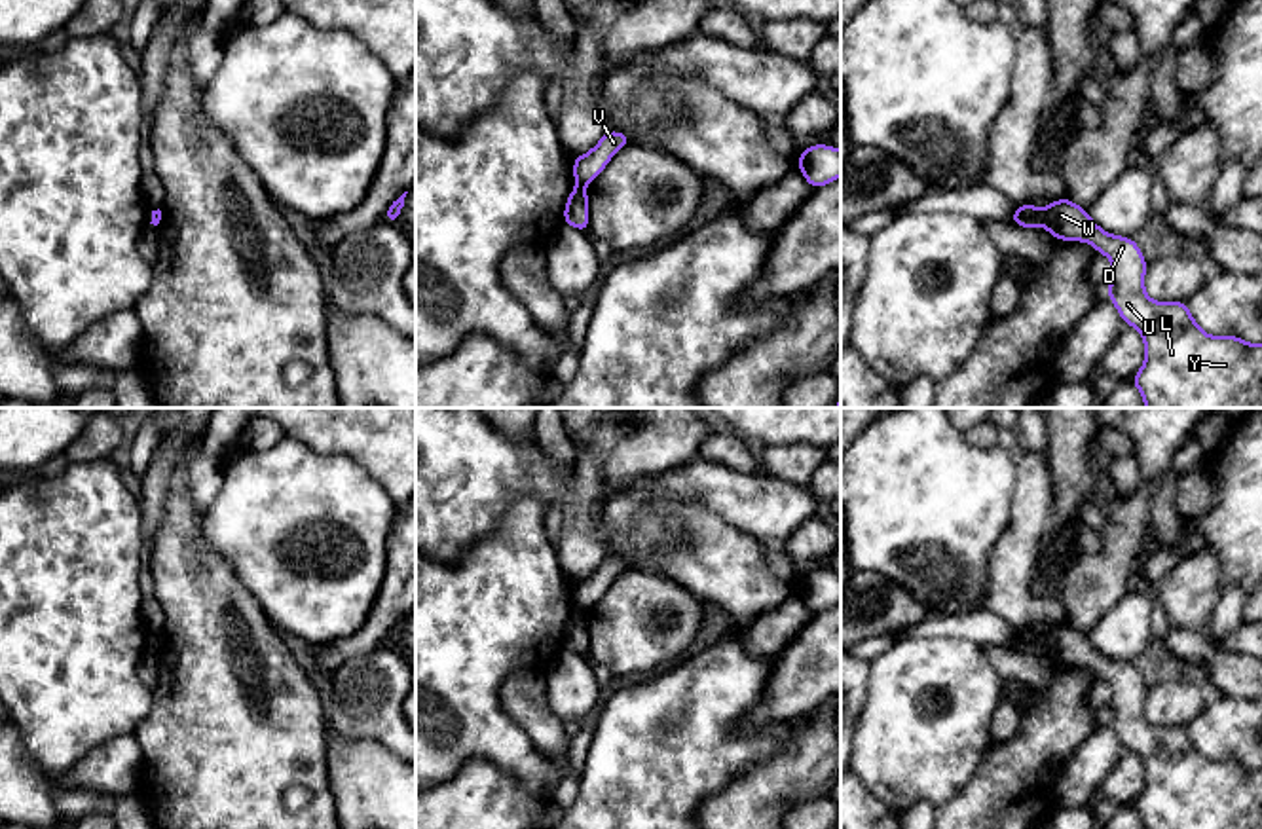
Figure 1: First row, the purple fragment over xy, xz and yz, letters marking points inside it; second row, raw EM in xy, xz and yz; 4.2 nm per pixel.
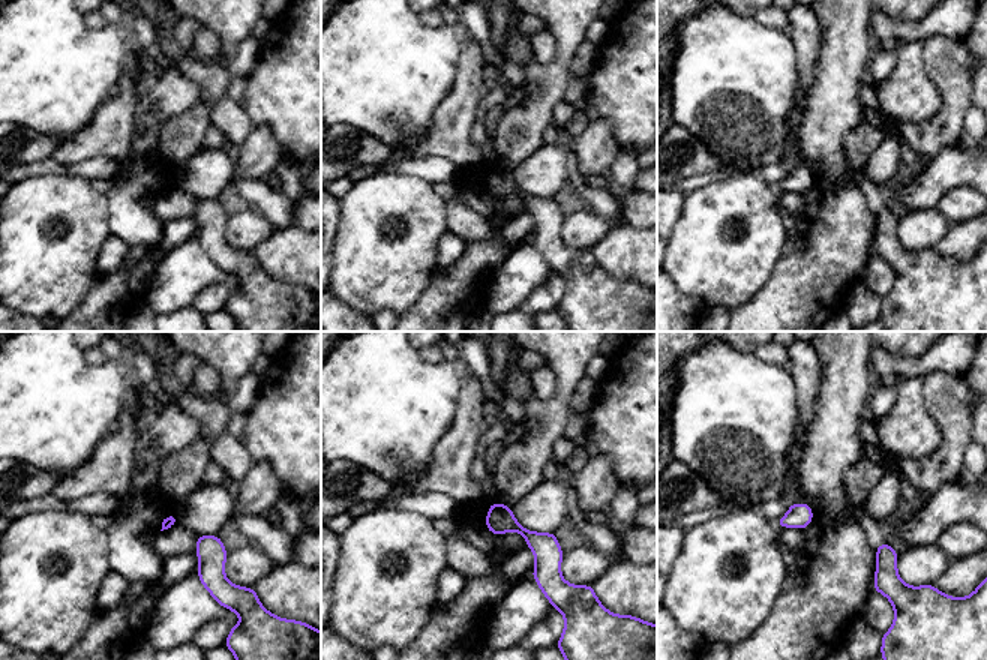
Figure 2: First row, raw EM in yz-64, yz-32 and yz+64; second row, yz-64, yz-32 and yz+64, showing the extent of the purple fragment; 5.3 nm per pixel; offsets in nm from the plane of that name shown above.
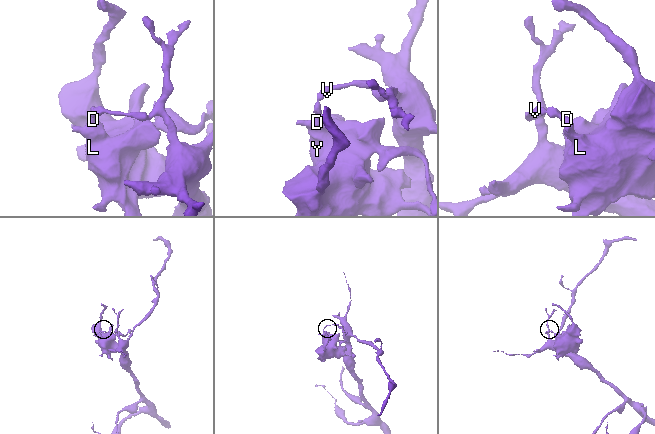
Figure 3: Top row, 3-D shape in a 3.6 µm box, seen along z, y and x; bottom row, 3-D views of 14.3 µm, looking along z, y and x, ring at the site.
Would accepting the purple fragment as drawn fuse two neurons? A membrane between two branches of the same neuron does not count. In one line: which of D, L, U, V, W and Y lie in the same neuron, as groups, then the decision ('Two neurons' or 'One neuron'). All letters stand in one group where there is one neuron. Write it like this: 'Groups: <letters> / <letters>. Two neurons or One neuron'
Groups: D L U W Y / V. Two neurons

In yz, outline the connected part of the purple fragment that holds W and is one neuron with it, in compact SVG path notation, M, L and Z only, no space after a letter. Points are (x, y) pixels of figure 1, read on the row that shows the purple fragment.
M1070 199L1044 209L1044 228L1059 241L1091 243L1112 262L1108 298L1125 324L1144 340L1144 364L1129 379L1142 395L1144 408L1262 408L1262 343L1237 336L1209 336L1194 321L1186 302L1154 302L1144 292L1146 260L1133 237L1110 235L1087 211Z

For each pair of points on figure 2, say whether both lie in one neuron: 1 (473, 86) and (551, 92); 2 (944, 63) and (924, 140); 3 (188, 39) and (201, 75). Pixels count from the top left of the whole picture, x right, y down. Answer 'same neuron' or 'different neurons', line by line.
1: different neurons
2: same neuron
3: different neurons

